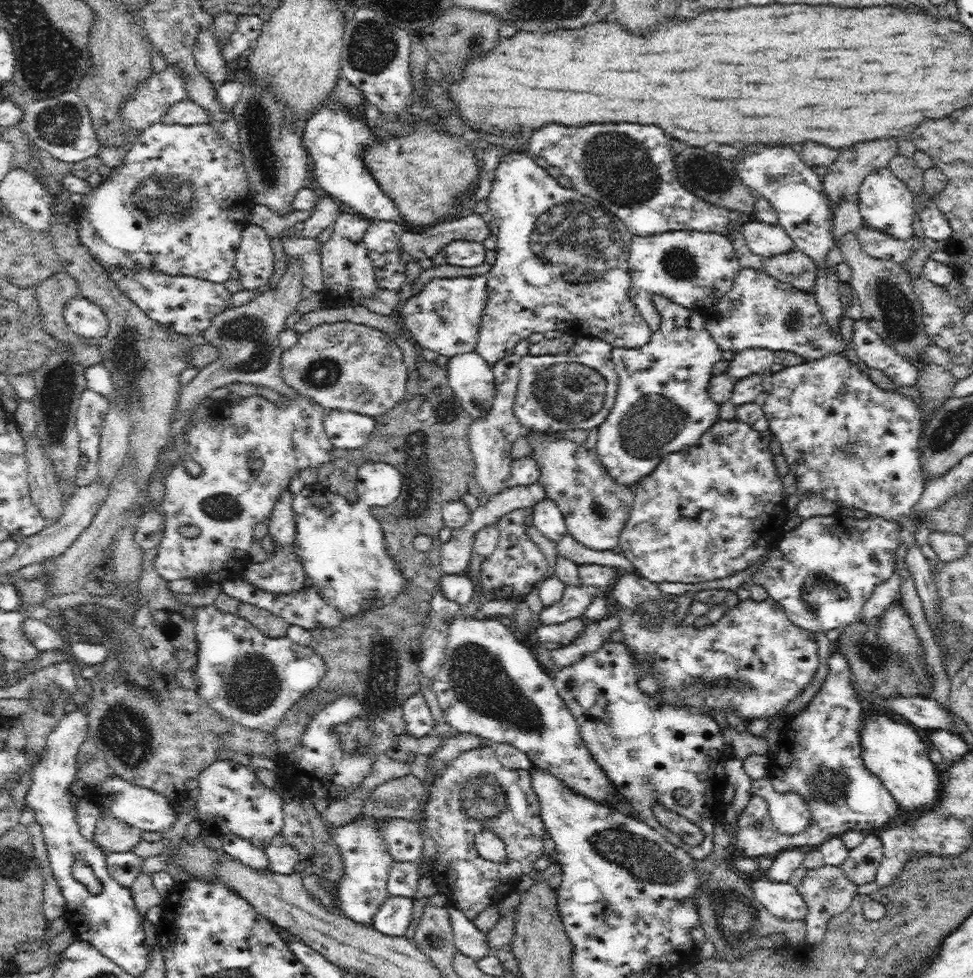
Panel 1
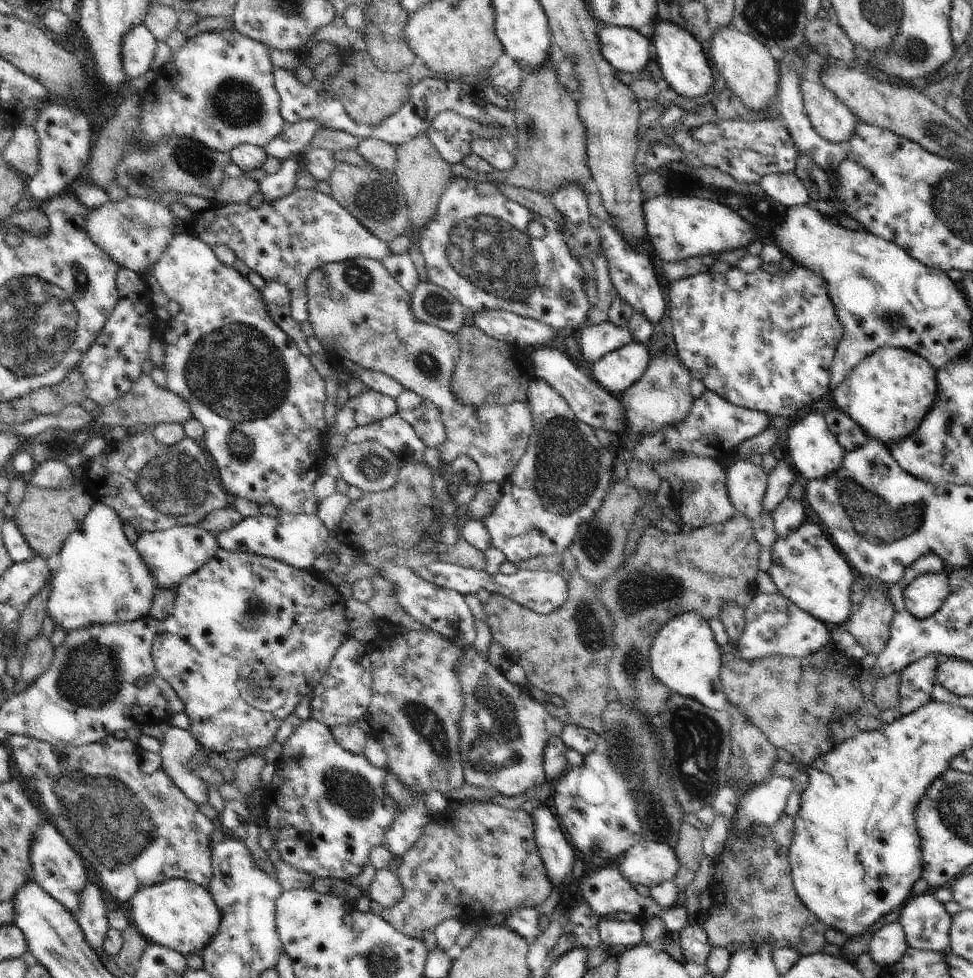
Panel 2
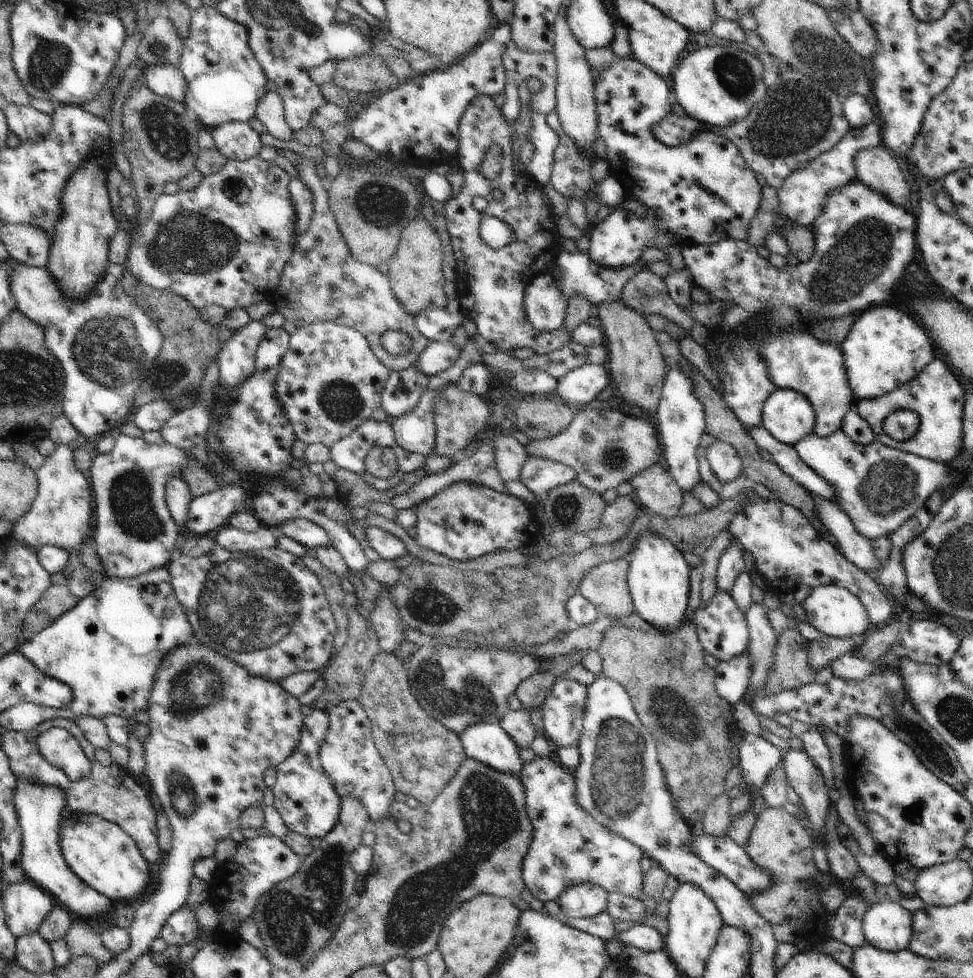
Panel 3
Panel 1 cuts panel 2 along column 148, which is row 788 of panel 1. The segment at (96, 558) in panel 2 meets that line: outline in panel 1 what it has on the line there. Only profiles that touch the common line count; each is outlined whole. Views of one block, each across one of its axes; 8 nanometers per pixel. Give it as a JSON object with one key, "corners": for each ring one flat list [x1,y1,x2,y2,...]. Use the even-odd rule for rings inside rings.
{"corners":[[462,614,448,623,445,659,438,677,432,682,446,722,459,733,510,744,528,755,532,767,554,774,572,793,606,807,618,808,618,792,583,742,576,718,559,695,553,677,545,672,536,655,514,638,508,627,499,619,466,618]]}

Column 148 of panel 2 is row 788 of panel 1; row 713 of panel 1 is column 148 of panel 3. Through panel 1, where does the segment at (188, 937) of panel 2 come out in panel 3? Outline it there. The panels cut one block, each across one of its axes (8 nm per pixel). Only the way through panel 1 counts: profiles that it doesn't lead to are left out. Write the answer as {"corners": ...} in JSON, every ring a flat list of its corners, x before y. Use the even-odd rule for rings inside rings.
{"corners":[[76,813,66,817,59,827,59,846,67,866,88,887,111,902,133,902,150,880,149,863,142,857,136,842,115,823,95,813]]}

